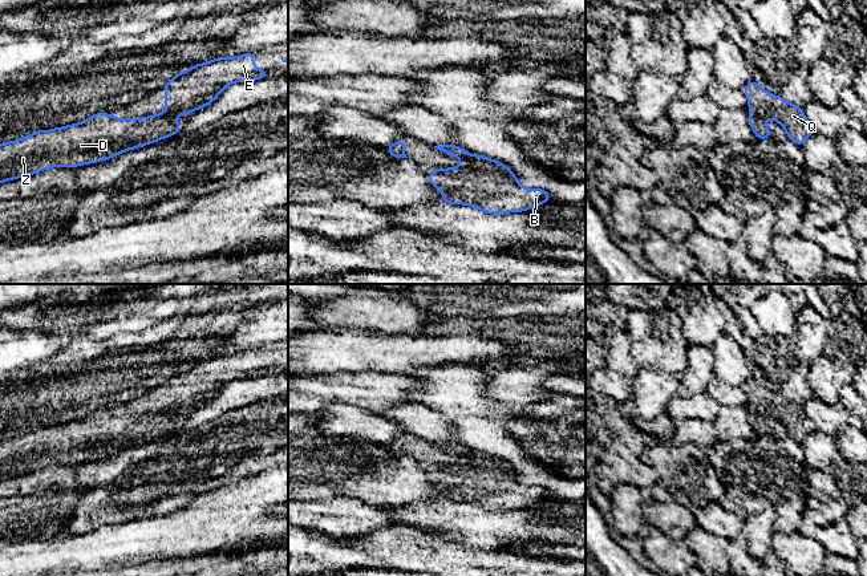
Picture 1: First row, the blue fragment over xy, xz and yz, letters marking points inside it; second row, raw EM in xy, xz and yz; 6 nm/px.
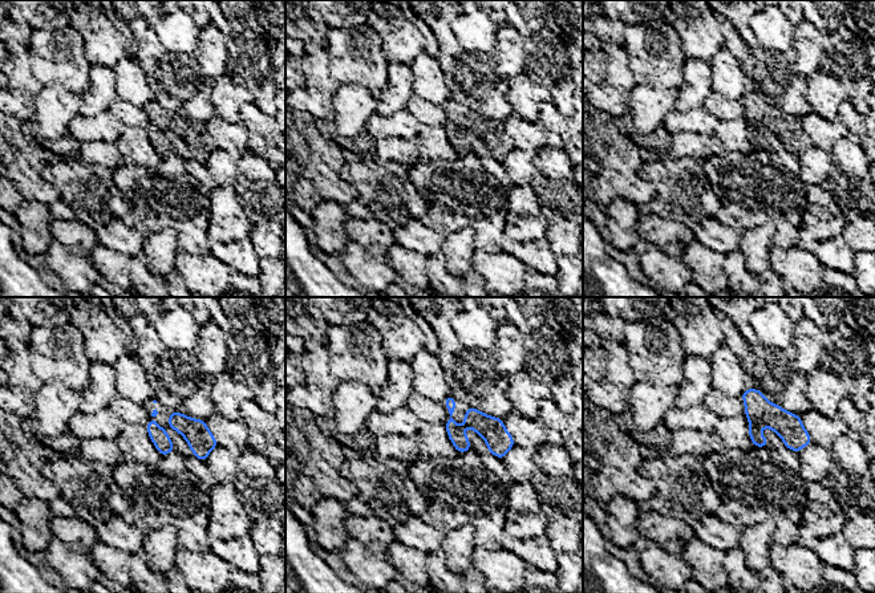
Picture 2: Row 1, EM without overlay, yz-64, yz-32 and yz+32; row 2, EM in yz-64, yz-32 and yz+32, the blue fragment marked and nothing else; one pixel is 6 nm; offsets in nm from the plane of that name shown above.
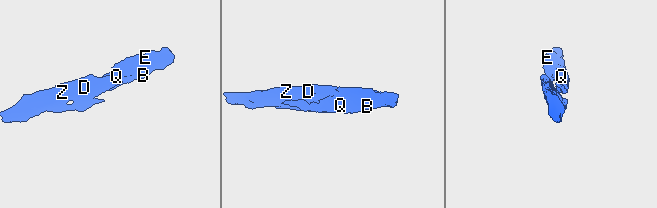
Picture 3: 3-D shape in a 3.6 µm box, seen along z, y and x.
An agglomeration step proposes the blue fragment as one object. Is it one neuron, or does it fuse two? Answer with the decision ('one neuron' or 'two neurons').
one neuron

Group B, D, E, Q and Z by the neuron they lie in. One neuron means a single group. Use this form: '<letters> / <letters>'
B D E Q Z

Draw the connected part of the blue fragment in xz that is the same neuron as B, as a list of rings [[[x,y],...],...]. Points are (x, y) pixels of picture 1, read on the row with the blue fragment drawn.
[[[459,145],[434,147],[462,159],[458,167],[429,171],[429,183],[443,194],[442,203],[471,206],[498,215],[527,211],[552,198],[543,188],[522,187],[511,169],[497,159],[469,154]]]

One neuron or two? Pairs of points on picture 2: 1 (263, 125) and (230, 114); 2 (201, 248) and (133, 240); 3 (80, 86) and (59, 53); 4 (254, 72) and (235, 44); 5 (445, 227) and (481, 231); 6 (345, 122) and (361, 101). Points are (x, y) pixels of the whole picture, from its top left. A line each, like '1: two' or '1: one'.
1: one
2: two
3: one
4: one
5: one
6: one

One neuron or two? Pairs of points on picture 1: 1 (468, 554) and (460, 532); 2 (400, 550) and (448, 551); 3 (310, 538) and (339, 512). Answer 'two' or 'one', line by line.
1: two
2: one
3: two

